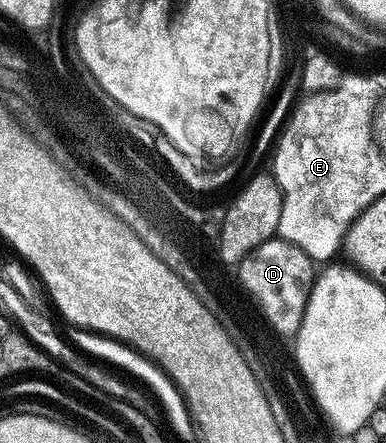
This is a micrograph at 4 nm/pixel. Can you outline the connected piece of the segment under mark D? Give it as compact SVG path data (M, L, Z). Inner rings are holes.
M279 236L267 238L261 246L254 248L254 252L250 252L238 263L241 286L251 295L251 301L260 305L258 310L263 321L280 336L295 336L300 330L317 273L312 258L306 256L302 248Z

